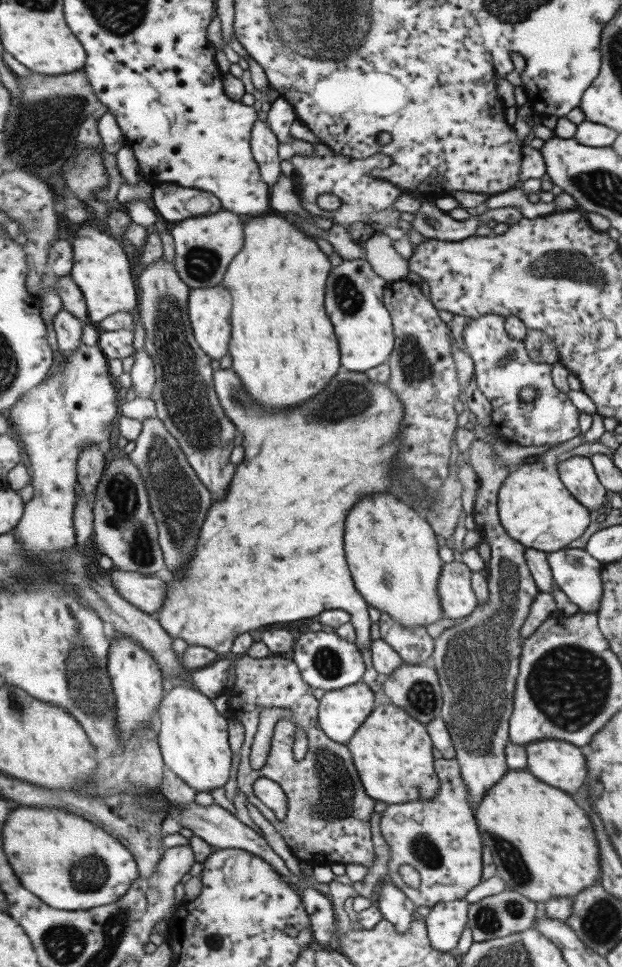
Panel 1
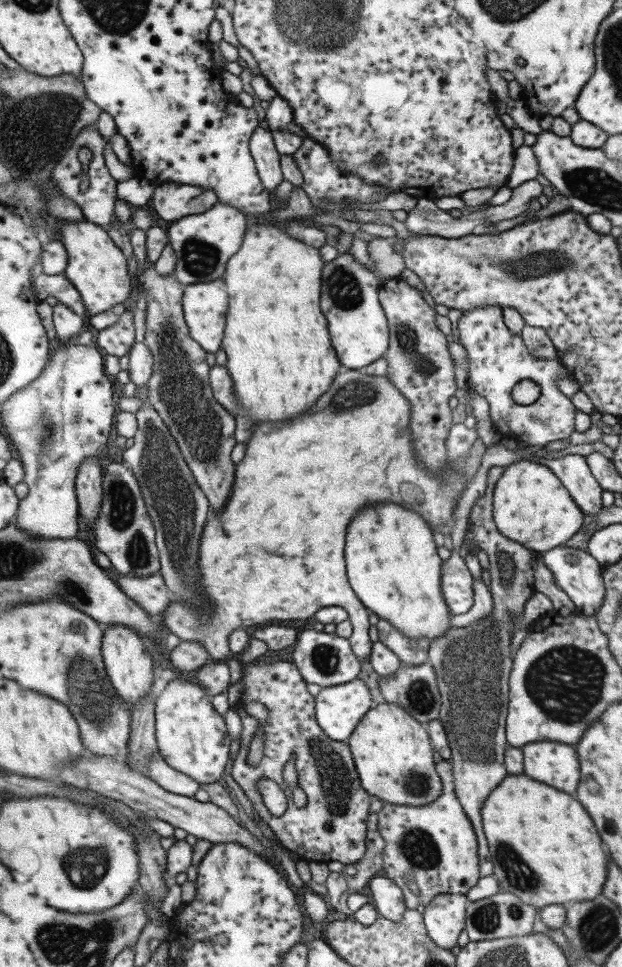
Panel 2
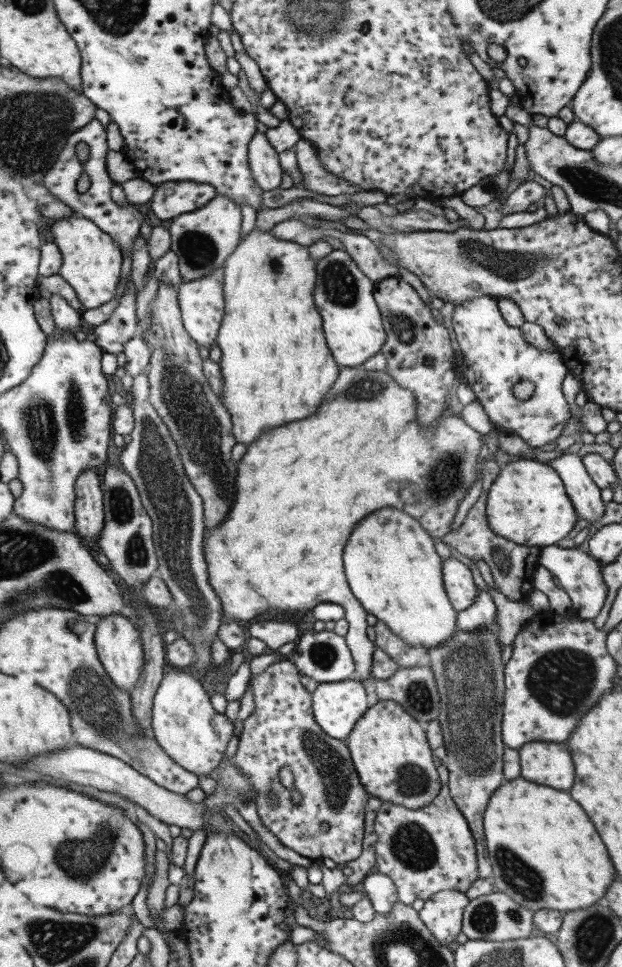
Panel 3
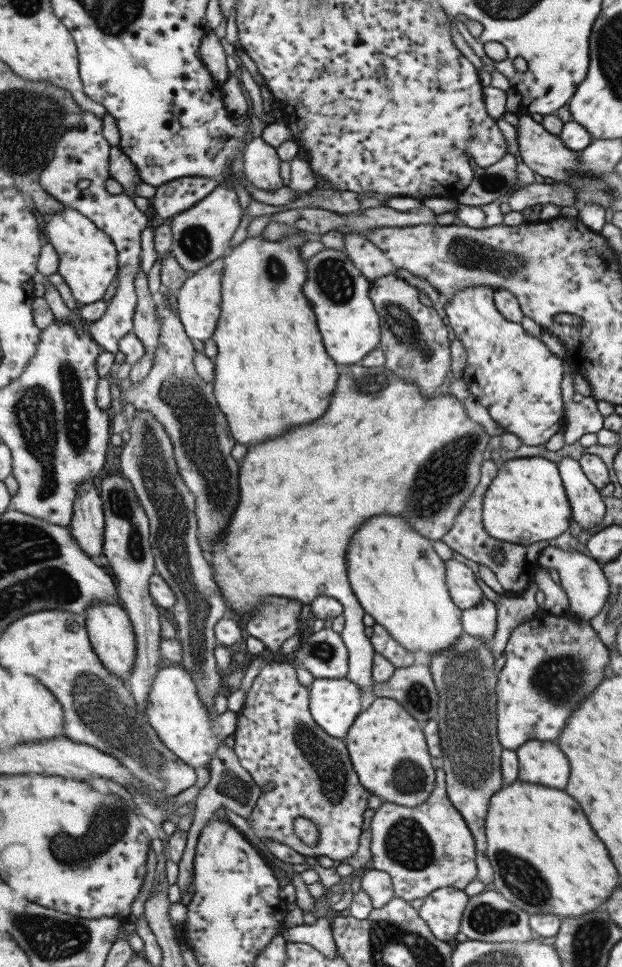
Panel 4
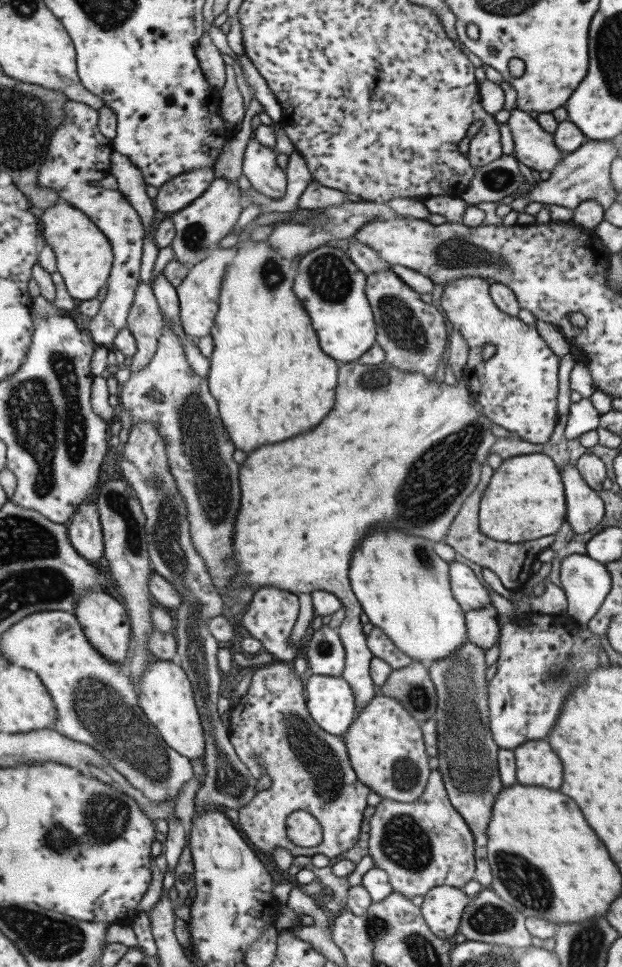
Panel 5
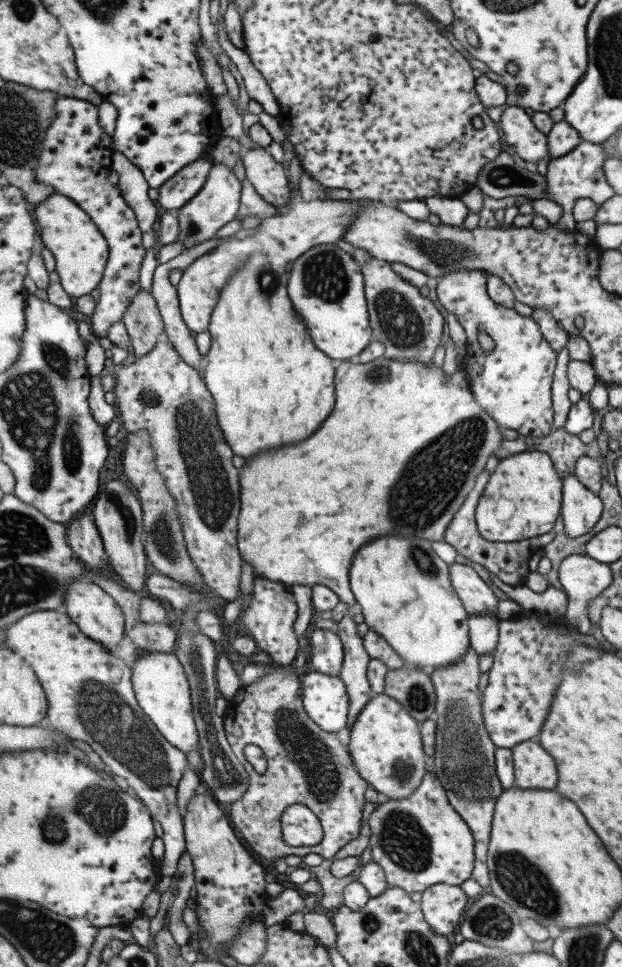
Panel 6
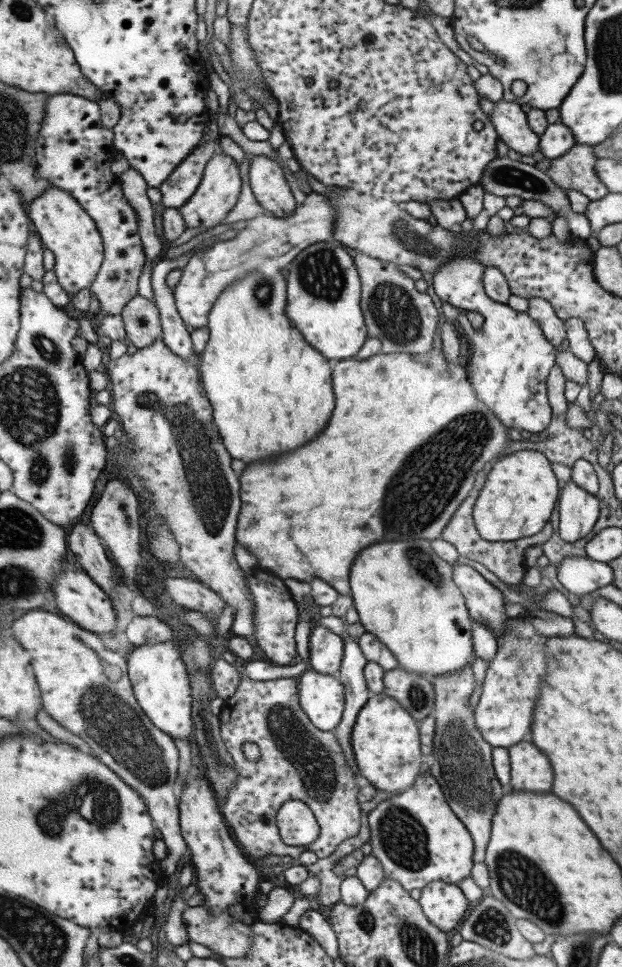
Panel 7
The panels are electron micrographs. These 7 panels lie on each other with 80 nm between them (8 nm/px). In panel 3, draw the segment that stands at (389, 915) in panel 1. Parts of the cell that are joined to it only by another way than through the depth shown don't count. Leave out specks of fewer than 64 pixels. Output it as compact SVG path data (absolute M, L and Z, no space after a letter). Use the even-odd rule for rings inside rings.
M374 870L362 878L360 885L375 913L389 914L389 910L393 910L397 893L395 885L386 874Z

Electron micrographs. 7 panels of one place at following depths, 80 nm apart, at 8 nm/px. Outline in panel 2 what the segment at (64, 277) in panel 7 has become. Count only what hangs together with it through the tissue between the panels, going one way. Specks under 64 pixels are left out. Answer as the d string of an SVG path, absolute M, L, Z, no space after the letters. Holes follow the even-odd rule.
M86 219L69 221L60 230L60 241L66 246L69 253L69 264L64 274L81 293L91 316L105 312L114 304L121 304L130 298L131 280L127 276L125 258L105 231L106 229L101 225Z

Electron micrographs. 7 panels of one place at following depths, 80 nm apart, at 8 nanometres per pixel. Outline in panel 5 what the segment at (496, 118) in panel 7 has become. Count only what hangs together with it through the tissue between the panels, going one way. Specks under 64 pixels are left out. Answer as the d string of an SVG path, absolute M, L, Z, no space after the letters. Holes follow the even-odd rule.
M511 109L504 122L513 141L513 155L529 169L552 171L564 157L553 142L552 134L545 132L537 121L521 109Z

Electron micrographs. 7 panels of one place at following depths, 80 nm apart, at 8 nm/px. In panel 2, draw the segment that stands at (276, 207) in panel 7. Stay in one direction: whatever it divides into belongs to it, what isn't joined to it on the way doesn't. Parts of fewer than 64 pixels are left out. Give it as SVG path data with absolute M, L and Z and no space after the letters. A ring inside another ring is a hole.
M255 127L248 140L248 149L263 188L273 192L284 178L280 171L280 154L274 147L268 129Z

